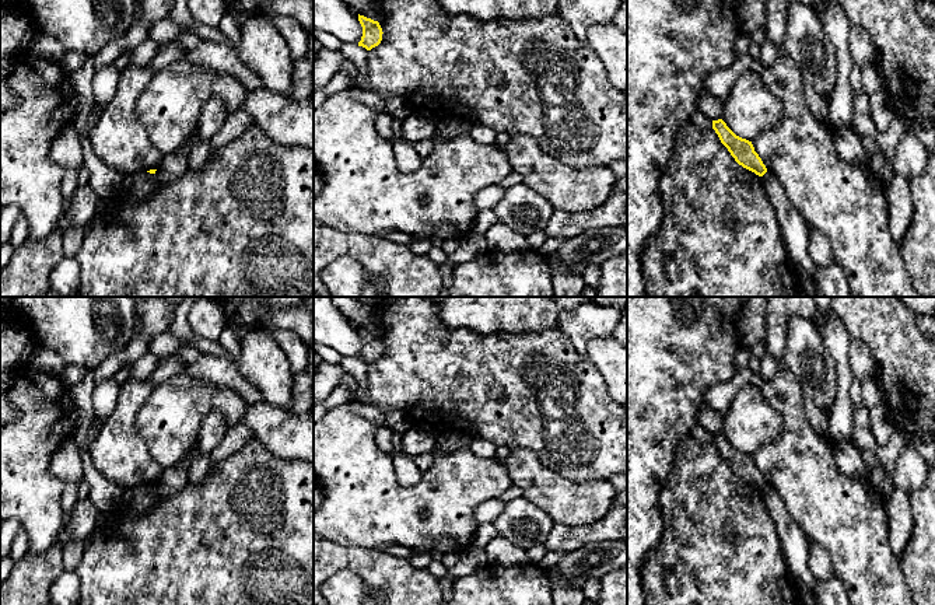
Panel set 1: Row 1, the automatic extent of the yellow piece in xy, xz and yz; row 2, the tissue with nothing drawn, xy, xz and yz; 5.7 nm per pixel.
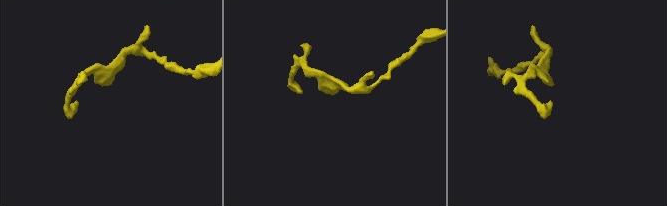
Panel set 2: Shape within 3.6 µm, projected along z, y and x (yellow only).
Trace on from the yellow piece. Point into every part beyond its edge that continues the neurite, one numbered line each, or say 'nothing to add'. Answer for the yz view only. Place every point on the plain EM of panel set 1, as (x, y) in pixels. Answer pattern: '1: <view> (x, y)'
1: yz (795, 545)

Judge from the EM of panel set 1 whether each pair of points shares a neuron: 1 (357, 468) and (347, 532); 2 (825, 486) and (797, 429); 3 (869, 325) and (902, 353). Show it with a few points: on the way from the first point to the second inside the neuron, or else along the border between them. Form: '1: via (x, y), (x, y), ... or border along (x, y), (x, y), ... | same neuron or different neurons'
1: via (357, 483), (357, 511), (354, 517) | same neuron
2: via (811, 472), (798, 460), (798, 443) | same neuron
3: via (878, 329), (893, 345) | same neuron

